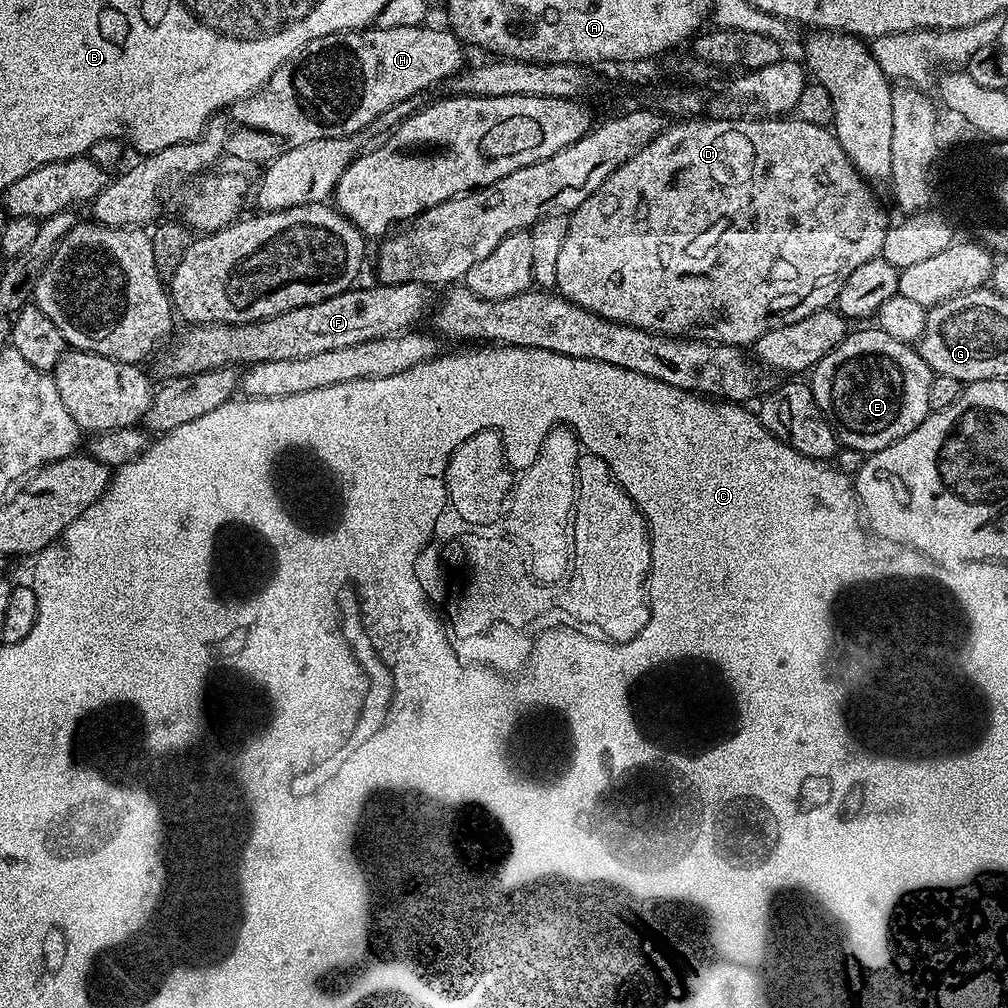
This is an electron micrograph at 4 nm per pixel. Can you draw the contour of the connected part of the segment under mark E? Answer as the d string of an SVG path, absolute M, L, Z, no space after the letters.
M879 327L847 335L837 348L817 360L810 387L845 449L881 452L906 438L930 415L932 369L911 343L892 338Z

